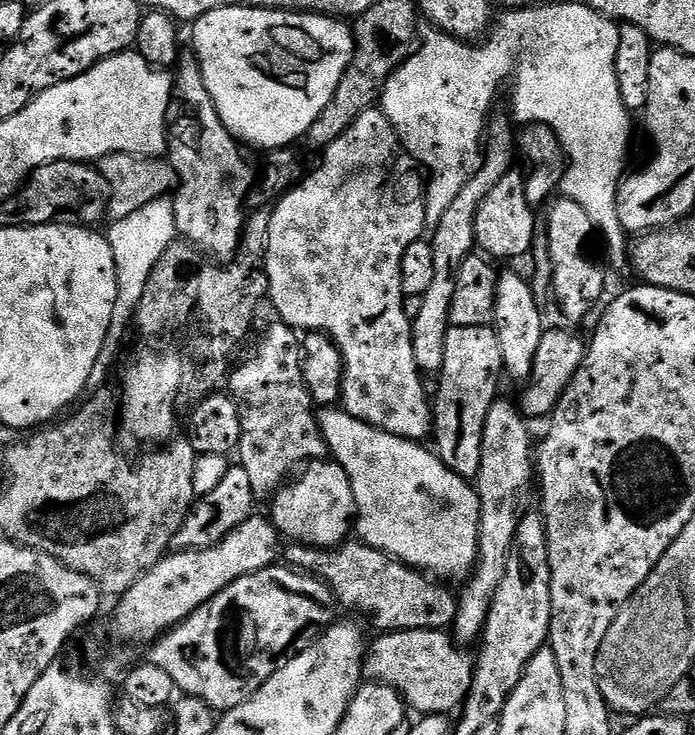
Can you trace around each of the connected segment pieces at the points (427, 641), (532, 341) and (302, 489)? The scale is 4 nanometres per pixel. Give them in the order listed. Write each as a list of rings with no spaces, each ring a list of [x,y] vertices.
[[[406,630],[377,637],[364,658],[364,676],[369,681],[396,689],[416,714],[452,714],[463,705],[464,697],[472,689],[474,660],[471,655],[464,656],[465,649],[447,631]]]
[[[500,272],[494,327],[498,334],[498,346],[502,346],[504,371],[519,382],[527,382],[530,378],[534,370],[534,354],[538,354],[538,342],[542,342],[546,331],[540,308],[541,301],[536,299],[531,283],[525,277],[523,280],[516,272]]]
[[[313,462],[307,465],[295,479],[285,483],[284,487],[271,497],[271,504],[271,527],[275,528],[285,541],[308,544],[311,548],[340,547],[349,539],[358,515],[354,486],[350,486],[350,474],[346,474],[343,466],[335,462]]]

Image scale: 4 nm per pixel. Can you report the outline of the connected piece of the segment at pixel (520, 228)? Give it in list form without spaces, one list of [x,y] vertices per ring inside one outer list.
[[[519,170],[508,172],[506,178],[502,178],[502,182],[498,182],[498,186],[494,186],[494,190],[484,199],[484,205],[476,215],[476,243],[479,251],[487,254],[493,261],[516,260],[519,256],[527,257],[531,253],[538,225],[536,225],[536,216],[532,213],[535,212],[534,206],[526,196],[525,179],[525,173],[522,174]]]

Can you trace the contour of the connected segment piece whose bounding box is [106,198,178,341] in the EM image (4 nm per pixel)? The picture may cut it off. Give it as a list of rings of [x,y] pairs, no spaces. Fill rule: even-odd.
[[[165,198],[150,202],[150,206],[142,206],[142,210],[134,210],[130,218],[122,218],[111,225],[112,229],[107,229],[106,235],[110,242],[110,250],[114,250],[114,266],[118,274],[118,298],[114,302],[114,318],[110,322],[109,337],[113,341],[120,340],[128,332],[128,327],[133,327],[136,318],[136,307],[142,302],[142,294],[146,294],[146,282],[150,278],[150,270],[154,270],[154,265],[162,254],[166,254],[166,246],[170,246],[177,238],[176,219],[174,218],[174,206],[172,200]]]

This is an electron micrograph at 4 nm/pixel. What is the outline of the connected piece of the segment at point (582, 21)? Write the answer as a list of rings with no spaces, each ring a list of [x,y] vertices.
[[[553,2],[535,8],[508,10],[503,14],[505,16],[501,20],[499,17],[495,21],[481,48],[475,48],[475,43],[458,40],[447,32],[432,30],[425,40],[423,37],[419,47],[408,57],[407,62],[397,68],[384,87],[382,110],[387,114],[388,121],[396,127],[396,133],[404,143],[405,150],[430,173],[426,184],[425,225],[432,220],[439,224],[442,222],[442,214],[446,214],[450,202],[454,202],[454,198],[462,194],[462,186],[466,186],[466,182],[470,182],[480,168],[486,125],[490,120],[488,111],[496,100],[500,83],[516,68],[515,119],[520,119],[524,126],[545,124],[558,134],[564,154],[568,158],[568,168],[564,171],[564,180],[560,183],[559,191],[563,199],[578,202],[578,206],[582,206],[582,210],[590,214],[595,231],[599,235],[601,232],[608,239],[613,262],[623,265],[630,240],[618,218],[616,203],[621,183],[629,171],[628,147],[632,144],[634,116],[623,104],[622,94],[619,93],[618,74],[615,72],[615,58],[620,42],[617,21],[609,20],[582,2]]]

